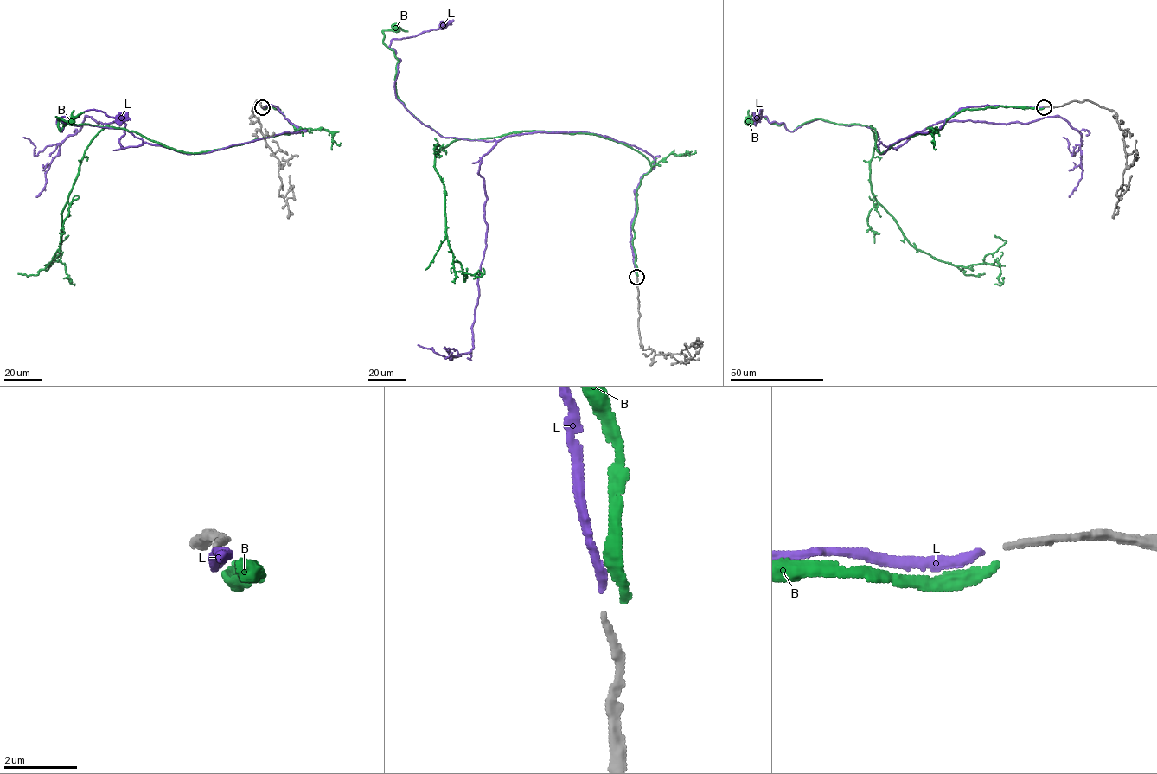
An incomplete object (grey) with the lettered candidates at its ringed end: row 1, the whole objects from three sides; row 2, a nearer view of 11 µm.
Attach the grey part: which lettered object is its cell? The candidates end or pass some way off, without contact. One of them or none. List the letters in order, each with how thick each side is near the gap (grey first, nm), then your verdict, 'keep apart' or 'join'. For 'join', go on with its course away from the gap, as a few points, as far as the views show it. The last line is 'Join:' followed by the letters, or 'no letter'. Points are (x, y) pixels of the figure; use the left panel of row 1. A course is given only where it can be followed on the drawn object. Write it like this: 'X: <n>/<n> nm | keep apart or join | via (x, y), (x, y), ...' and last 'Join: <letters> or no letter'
B: 180/240 nm | keep apart
L: 180/240 nm | join | via (263, 107), (299, 132), (192, 154), (56, 123), (94, 109), (118, 119)
Join: L

